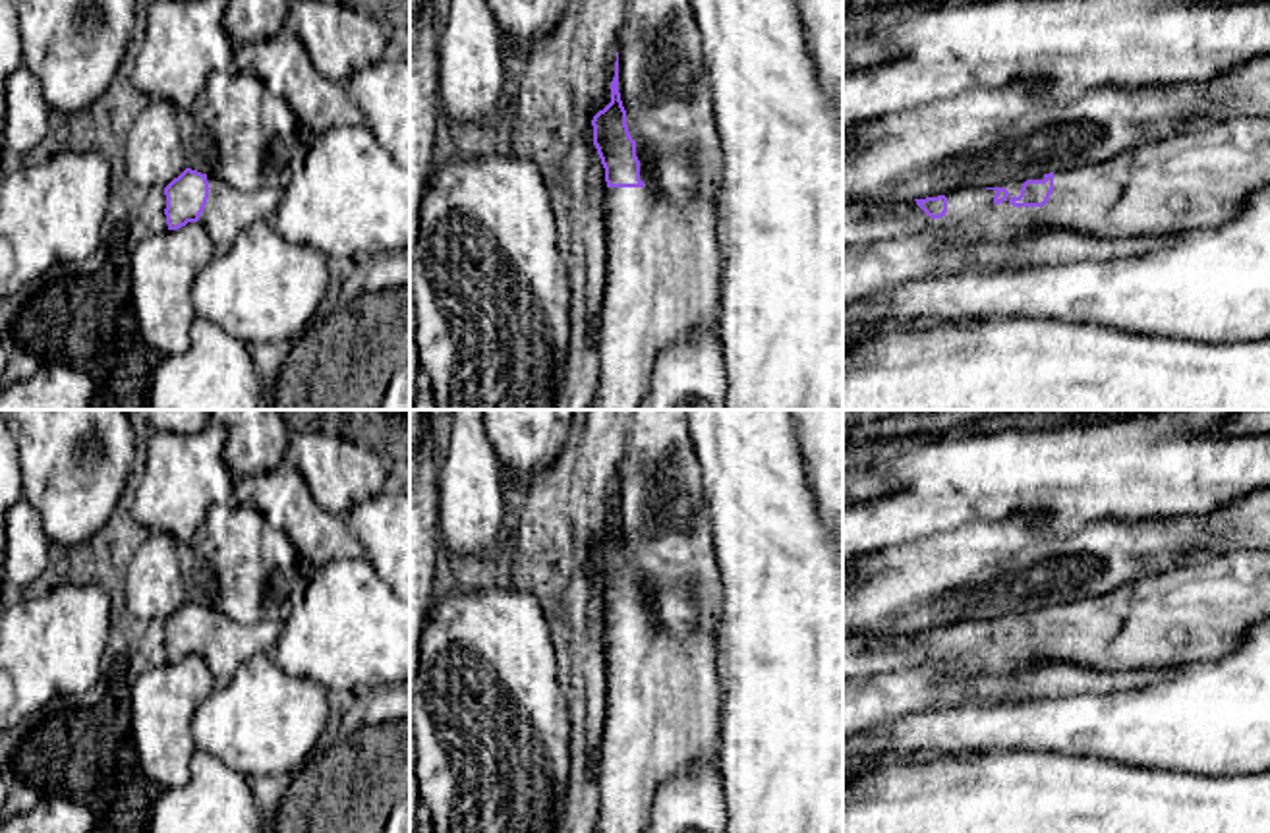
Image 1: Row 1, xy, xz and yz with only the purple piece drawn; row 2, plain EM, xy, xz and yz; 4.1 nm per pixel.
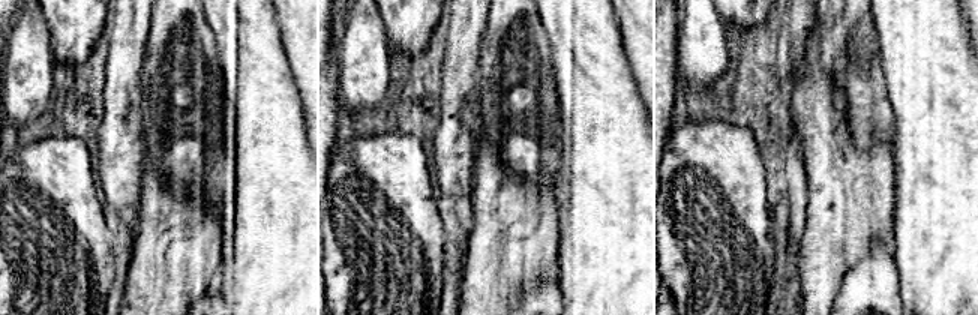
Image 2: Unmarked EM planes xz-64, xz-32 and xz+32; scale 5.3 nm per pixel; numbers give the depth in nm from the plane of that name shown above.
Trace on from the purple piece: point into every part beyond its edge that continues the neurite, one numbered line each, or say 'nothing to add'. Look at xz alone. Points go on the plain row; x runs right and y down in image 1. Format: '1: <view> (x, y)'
1: xz (663, 706)

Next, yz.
1: yz (1201, 611)

